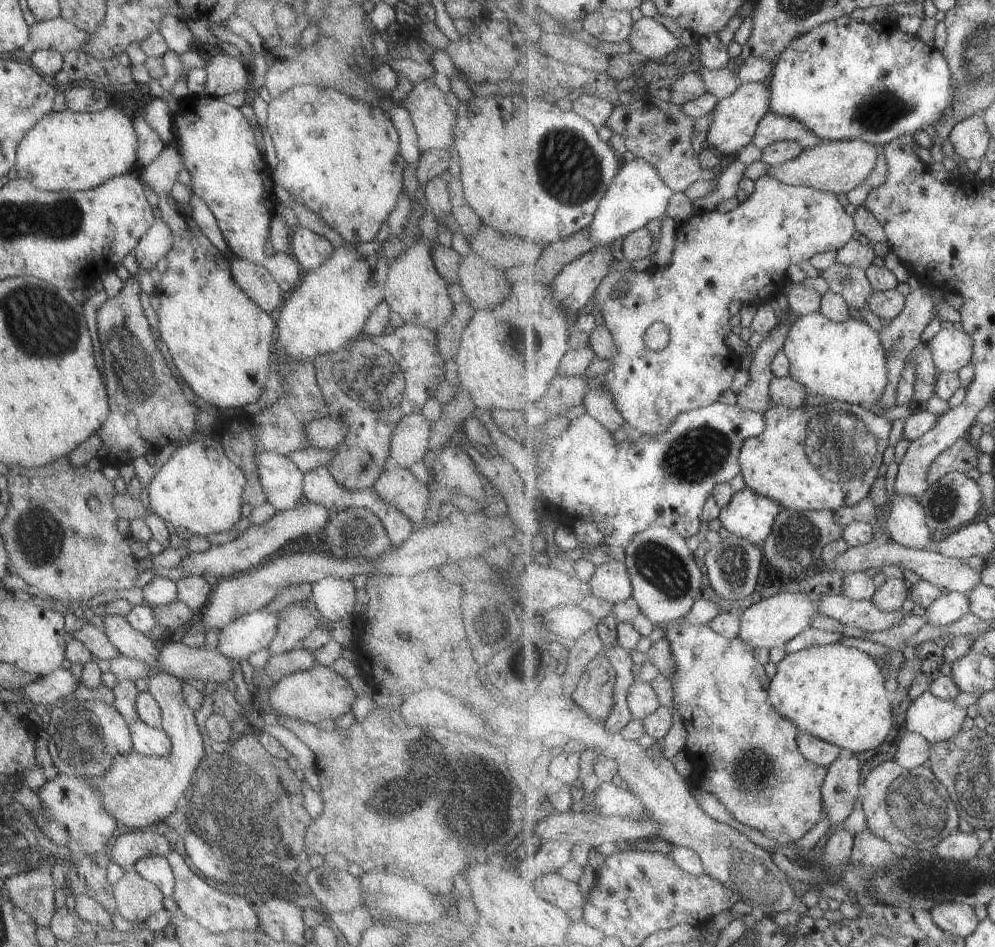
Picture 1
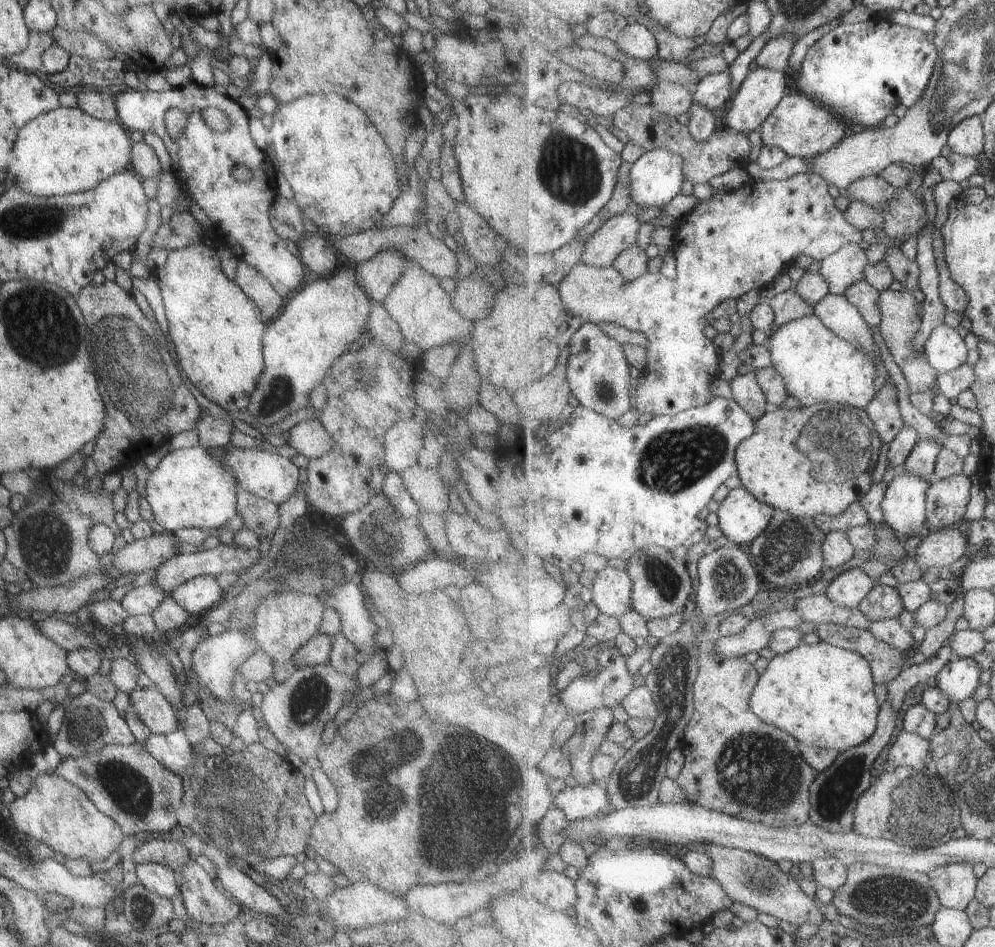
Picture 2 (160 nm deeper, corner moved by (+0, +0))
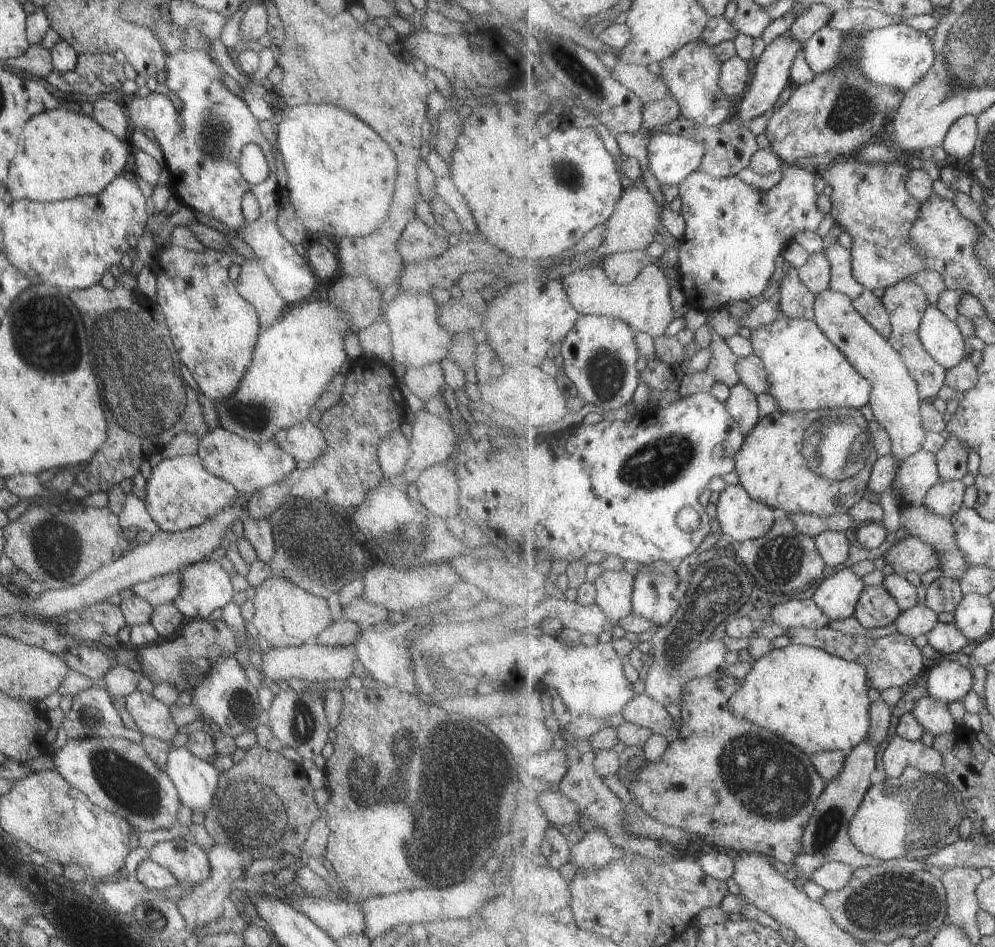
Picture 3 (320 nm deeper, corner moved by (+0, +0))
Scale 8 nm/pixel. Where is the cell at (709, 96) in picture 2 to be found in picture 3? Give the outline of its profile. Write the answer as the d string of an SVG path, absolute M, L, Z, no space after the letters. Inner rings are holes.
M733 55L722 64L721 88L729 96L741 96L749 90L754 75L747 59Z

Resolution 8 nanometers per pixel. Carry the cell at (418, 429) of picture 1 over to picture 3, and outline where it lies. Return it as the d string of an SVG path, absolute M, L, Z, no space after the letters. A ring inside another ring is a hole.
M399 429L389 431L376 448L376 459L385 478L401 474L410 453L408 438Z

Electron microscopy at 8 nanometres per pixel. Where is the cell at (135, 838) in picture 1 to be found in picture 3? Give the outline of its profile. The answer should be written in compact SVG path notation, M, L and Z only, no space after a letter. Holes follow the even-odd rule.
M181 839L157 841L148 849L150 861L166 868L182 886L204 881L210 873L206 851Z

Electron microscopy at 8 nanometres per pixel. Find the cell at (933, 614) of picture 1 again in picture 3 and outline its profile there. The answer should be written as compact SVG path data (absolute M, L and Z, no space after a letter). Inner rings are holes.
M915 605L902 612L894 622L897 632L909 635L911 638L921 636L921 634L926 635L938 624L937 613L925 605Z

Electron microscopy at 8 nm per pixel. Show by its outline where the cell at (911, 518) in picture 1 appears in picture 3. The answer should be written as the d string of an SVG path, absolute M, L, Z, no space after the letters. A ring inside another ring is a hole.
M921 449L899 468L891 490L895 496L923 503L929 489L941 482L941 478L936 454Z

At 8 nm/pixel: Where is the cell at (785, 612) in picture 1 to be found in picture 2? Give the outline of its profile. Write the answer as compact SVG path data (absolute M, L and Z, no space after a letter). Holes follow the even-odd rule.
M763 616L755 617L752 623L738 635L730 637L717 636L718 654L725 659L741 658L749 652L757 652L763 647L768 648L769 641L772 639L771 632L763 624Z

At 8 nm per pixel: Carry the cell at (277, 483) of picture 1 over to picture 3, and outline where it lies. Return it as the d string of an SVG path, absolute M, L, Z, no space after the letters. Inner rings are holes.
M219 426L207 431L198 441L196 455L200 458L203 468L209 474L228 482L239 495L249 496L257 489L281 481L298 465L273 441L248 441Z

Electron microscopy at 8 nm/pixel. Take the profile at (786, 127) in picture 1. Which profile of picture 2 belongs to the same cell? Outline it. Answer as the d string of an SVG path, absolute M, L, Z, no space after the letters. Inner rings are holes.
M797 91L785 95L780 105L759 128L765 146L781 148L789 157L798 156L805 159L811 159L839 146L852 130L851 124L848 124L843 117L832 113L832 110Z

